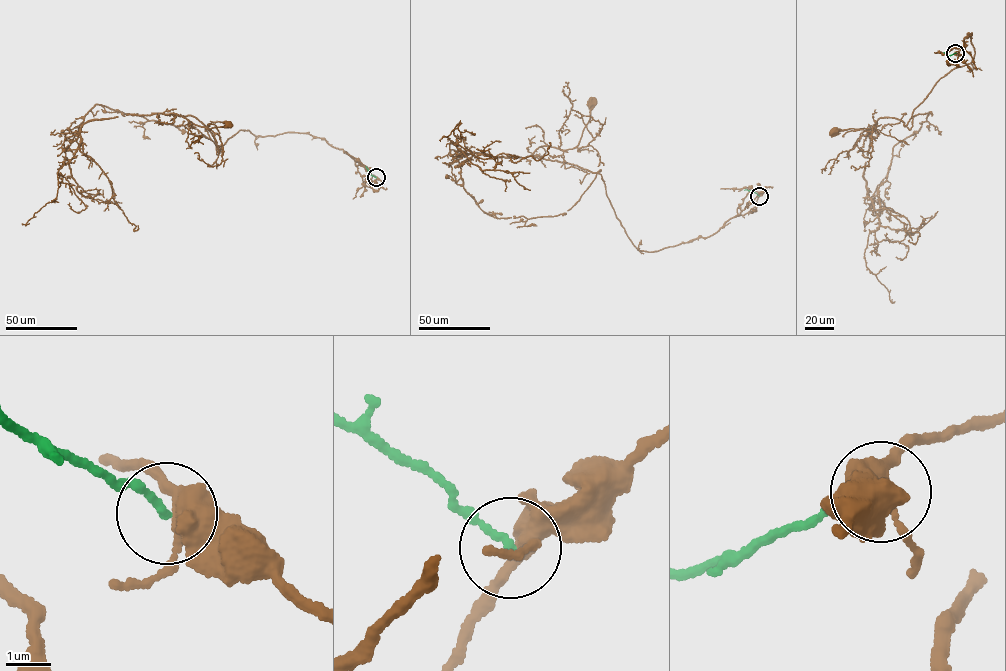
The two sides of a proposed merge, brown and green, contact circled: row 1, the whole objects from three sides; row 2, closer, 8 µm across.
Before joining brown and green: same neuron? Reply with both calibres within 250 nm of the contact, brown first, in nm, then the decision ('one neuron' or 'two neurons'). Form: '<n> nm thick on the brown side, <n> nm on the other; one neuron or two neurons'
400 nm thick on the brown side, 160 nm on the other; two neurons

